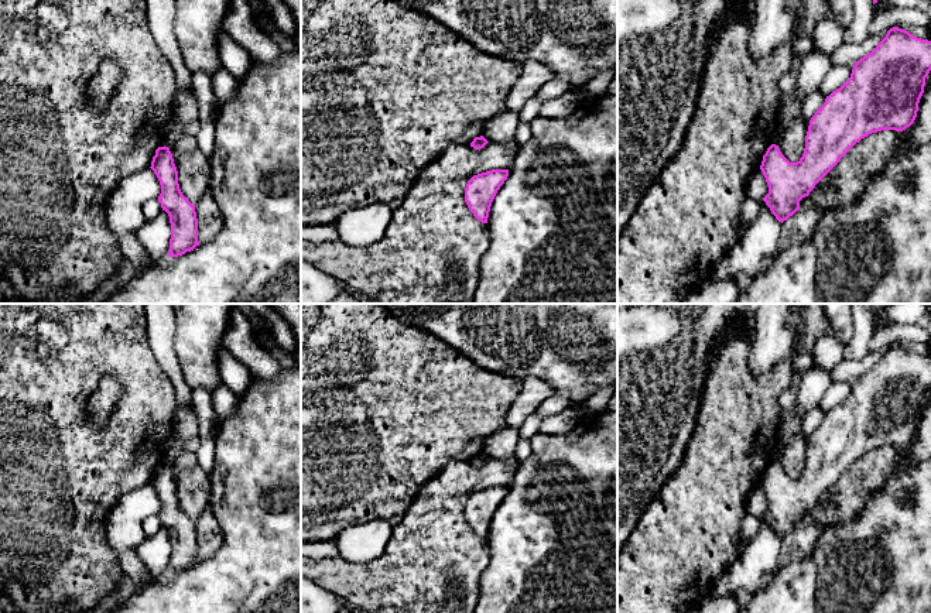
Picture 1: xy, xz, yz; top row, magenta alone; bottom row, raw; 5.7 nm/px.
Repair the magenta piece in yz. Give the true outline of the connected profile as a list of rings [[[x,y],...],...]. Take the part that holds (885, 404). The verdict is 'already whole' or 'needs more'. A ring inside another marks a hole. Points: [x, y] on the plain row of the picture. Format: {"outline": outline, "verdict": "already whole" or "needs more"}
{"outline": [[[893,343],[877,363],[855,379],[850,394],[829,412],[810,436],[805,465],[797,479],[790,479],[771,460],[760,486],[769,501],[763,514],[778,538],[787,537],[800,525],[800,517],[810,511],[815,501],[839,479],[839,476],[862,455],[882,446],[903,448],[910,444],[918,428],[925,394],[931,387],[931,357],[911,352]]], "verdict": "already whole"}

